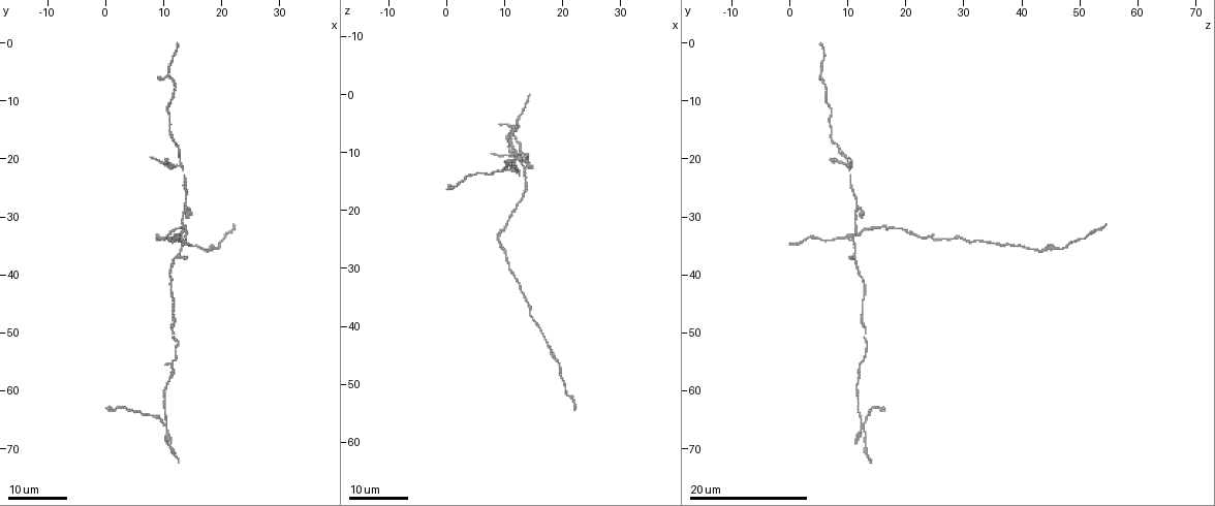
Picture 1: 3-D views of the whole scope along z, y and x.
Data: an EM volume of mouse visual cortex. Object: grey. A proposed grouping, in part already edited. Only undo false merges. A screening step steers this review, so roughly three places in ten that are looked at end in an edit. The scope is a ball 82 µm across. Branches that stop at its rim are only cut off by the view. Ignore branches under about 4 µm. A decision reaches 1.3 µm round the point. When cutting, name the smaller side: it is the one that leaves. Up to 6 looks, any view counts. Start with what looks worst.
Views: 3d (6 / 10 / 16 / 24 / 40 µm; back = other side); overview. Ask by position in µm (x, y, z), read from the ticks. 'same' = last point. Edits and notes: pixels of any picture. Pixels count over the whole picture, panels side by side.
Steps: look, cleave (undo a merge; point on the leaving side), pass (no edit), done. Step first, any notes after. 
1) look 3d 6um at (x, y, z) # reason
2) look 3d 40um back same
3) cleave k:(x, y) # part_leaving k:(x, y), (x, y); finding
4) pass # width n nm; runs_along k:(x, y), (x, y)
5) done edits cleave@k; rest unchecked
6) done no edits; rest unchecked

look 3d 16um at (10.0, 66.0, 12.5)

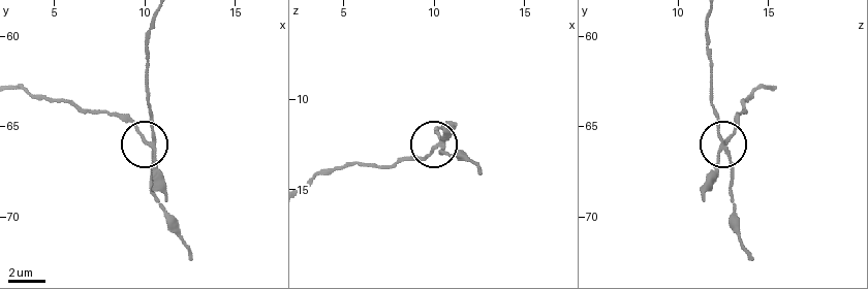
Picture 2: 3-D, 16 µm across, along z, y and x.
look 3d 10um at (10.2, 66.0, 12.6)

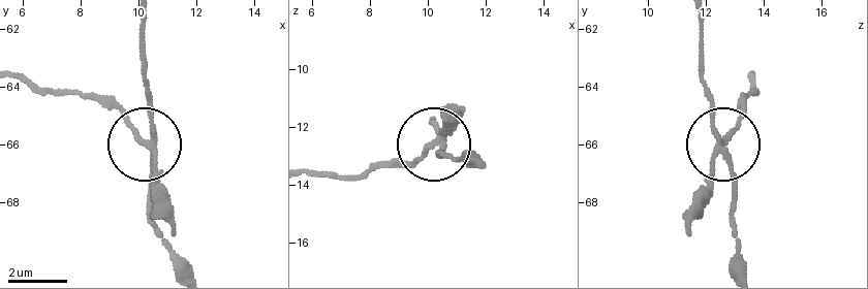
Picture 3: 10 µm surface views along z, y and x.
cleave 3:(158, 188) # arms 4; part_leaving 3:(439, 142), (412, 160), (346, 180), (309, 172); two cells meet here

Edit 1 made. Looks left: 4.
look 3d 24um at (13.0, 21.0, 10.5) # three-way junction

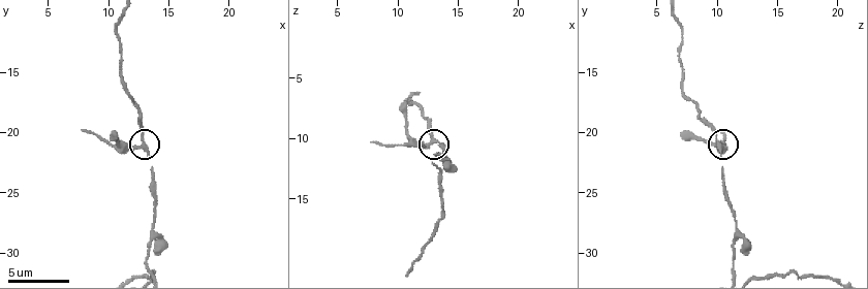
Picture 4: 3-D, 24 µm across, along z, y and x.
look 3d 6um at (12.8, 21.2, 10.4)

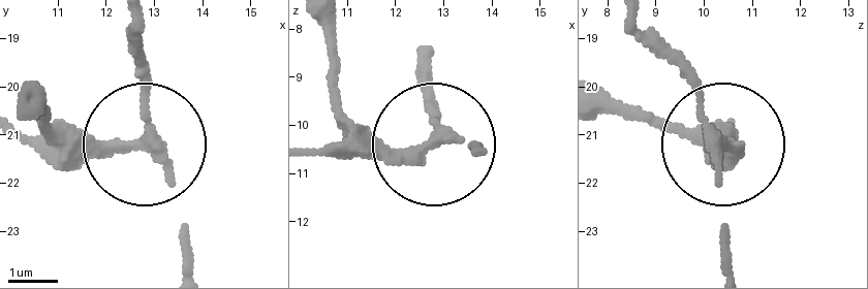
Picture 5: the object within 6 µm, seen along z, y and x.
look 3d 6um back at (12.80, 21.15, 10.35)

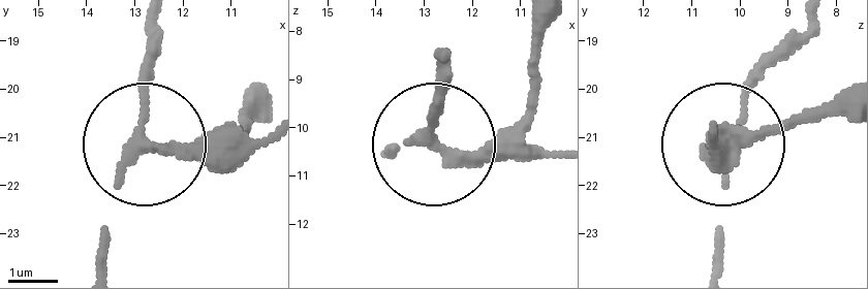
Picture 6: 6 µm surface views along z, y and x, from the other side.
cleave 6:(517, 123) # side_arm 6 um; part_leaving 6:(450, 151), (557, 151); a second cell is stuck on

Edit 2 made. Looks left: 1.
done edits cleave@3, cleave@6; rest unchecked

